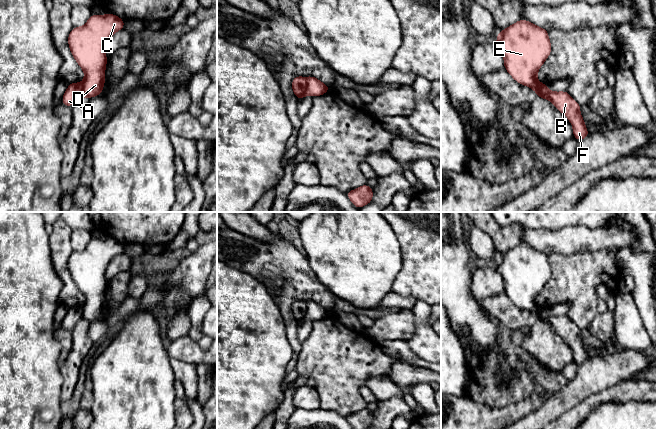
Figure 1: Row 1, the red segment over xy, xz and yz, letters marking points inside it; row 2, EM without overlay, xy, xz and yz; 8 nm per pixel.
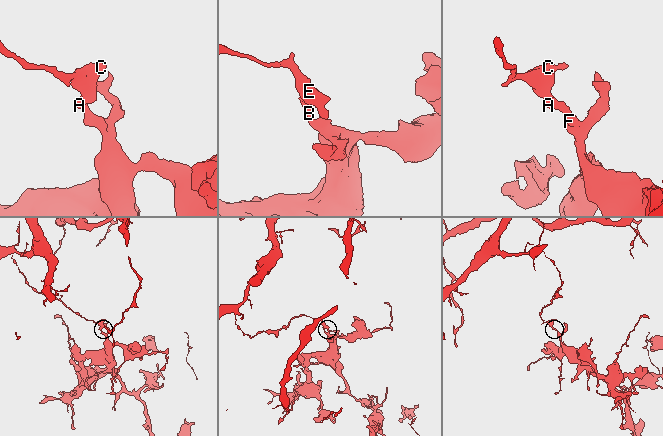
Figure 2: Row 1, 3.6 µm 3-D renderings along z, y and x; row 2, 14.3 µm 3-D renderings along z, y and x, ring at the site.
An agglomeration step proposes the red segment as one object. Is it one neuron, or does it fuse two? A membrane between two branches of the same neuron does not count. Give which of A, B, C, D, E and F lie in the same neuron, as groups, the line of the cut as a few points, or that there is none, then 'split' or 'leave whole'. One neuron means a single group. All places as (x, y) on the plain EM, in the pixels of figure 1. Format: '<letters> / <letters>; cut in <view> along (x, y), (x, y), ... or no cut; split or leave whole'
A B F / C D E; cut in xz along (306, 302), (305, 317); split

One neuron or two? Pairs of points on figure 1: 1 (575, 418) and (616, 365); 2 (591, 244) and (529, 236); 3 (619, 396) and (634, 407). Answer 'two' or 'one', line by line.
1: two
2: one
3: two

